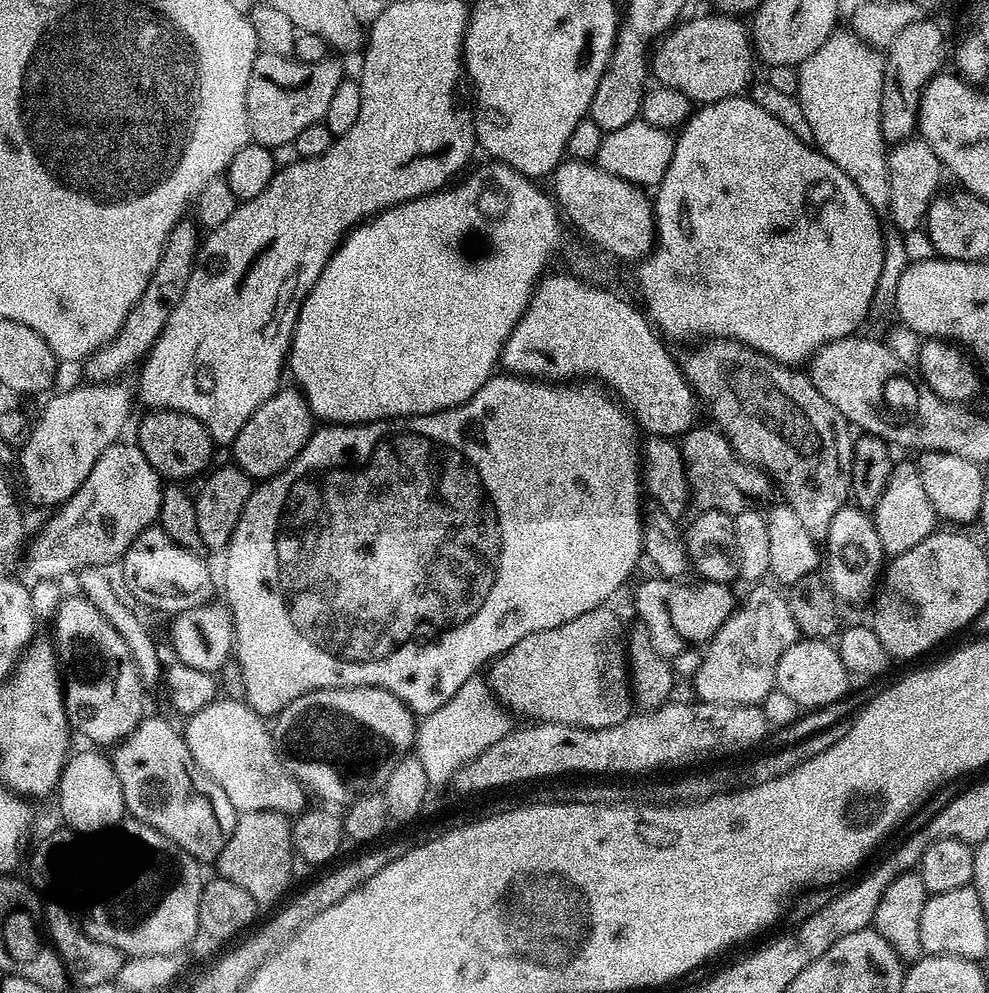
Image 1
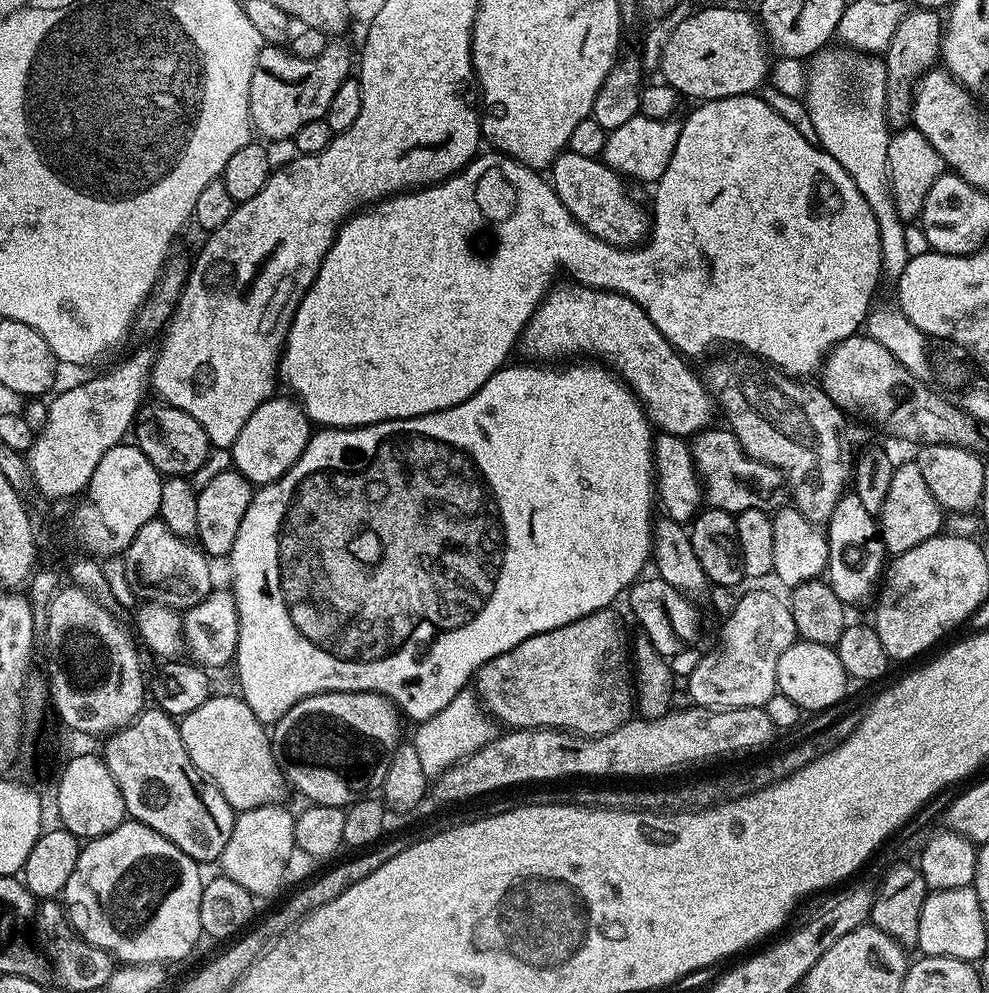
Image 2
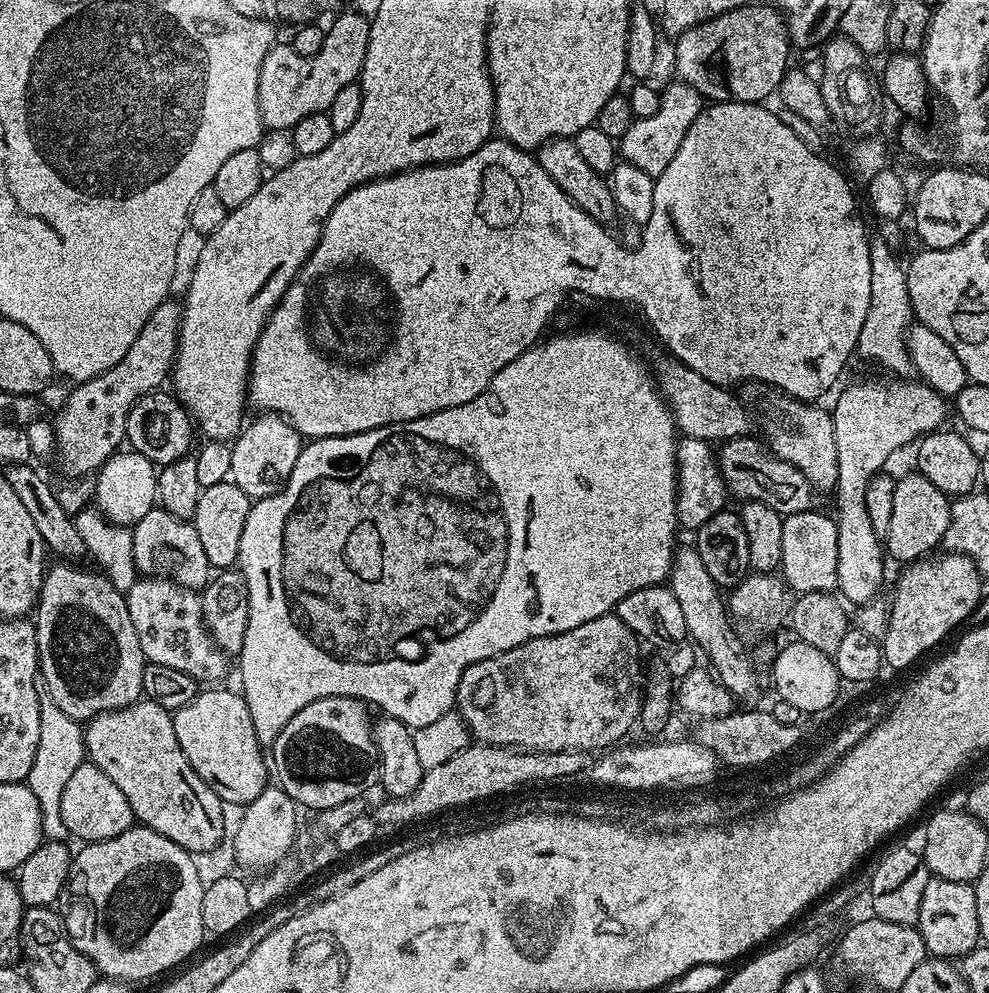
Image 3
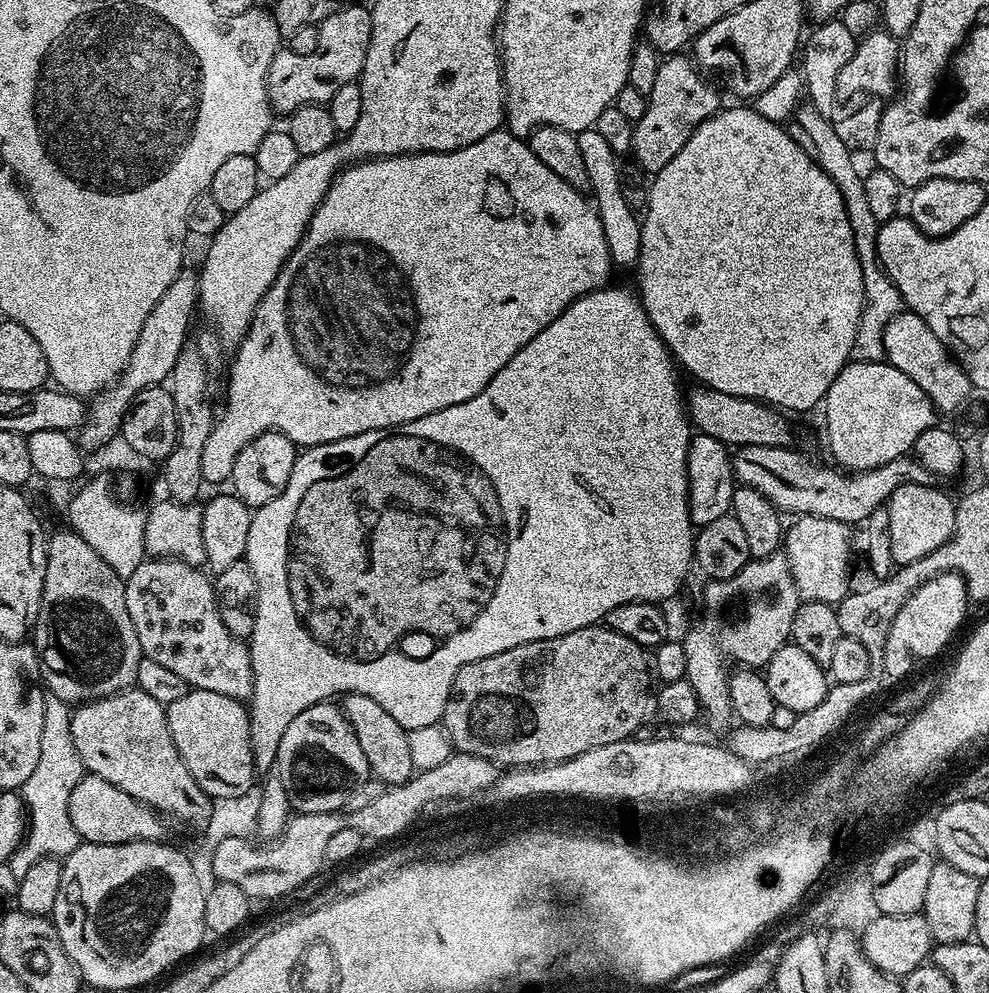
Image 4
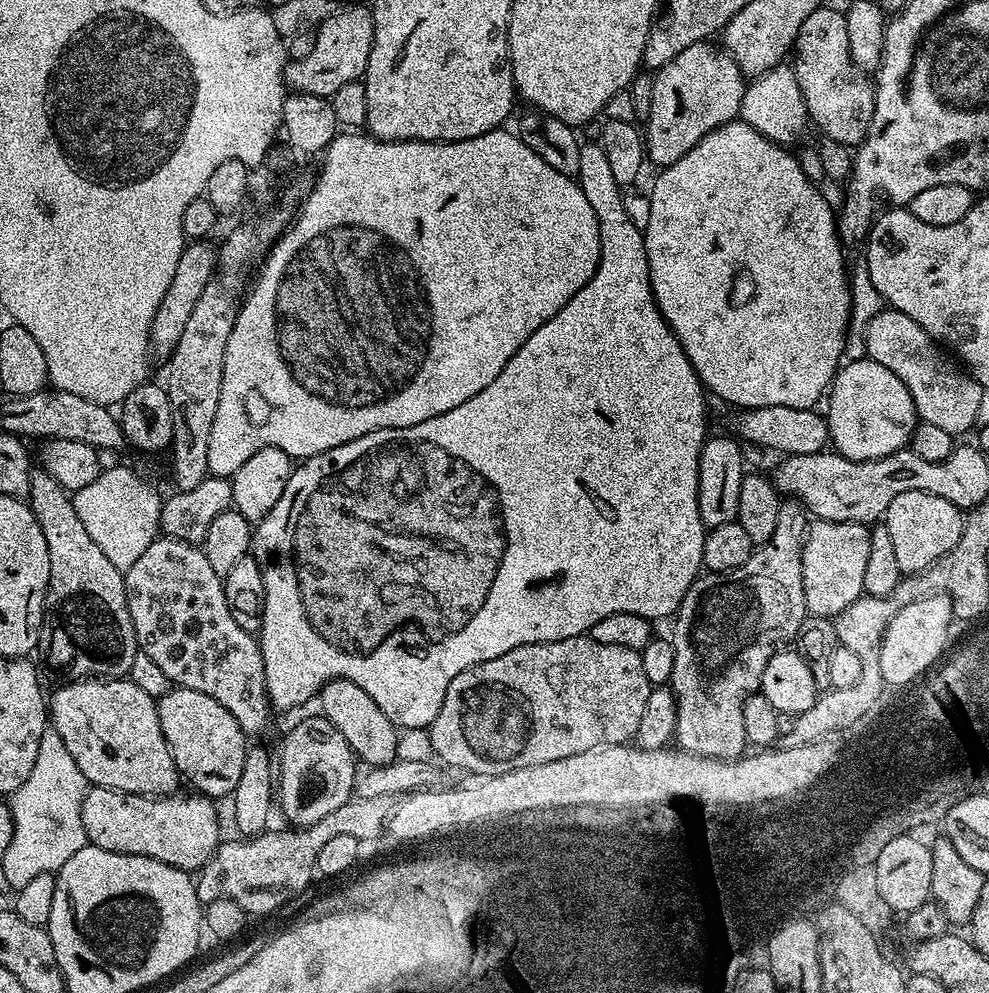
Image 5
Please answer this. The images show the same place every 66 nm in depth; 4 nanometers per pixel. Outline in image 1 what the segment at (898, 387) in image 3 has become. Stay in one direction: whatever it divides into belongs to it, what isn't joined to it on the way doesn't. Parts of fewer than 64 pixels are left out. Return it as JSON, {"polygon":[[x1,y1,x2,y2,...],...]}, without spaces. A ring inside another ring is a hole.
{"polygon":[[847,504,834,514,830,530,824,537,826,579,836,598,846,604,869,603,882,574,886,553,878,538,876,524,867,511]]}

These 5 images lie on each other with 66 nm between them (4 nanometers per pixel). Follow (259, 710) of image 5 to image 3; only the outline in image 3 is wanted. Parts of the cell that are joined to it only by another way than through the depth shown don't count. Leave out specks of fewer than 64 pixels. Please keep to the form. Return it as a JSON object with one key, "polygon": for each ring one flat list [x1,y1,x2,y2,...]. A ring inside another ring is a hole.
{"polygon":[[146,576,134,582,126,593,126,599,130,622,134,622,134,634,138,634,138,646,142,646,147,663,182,670,182,674,190,674,190,678,204,686,227,681,224,679,228,676,230,657,208,633,204,602,197,589,187,588,164,576]]}

